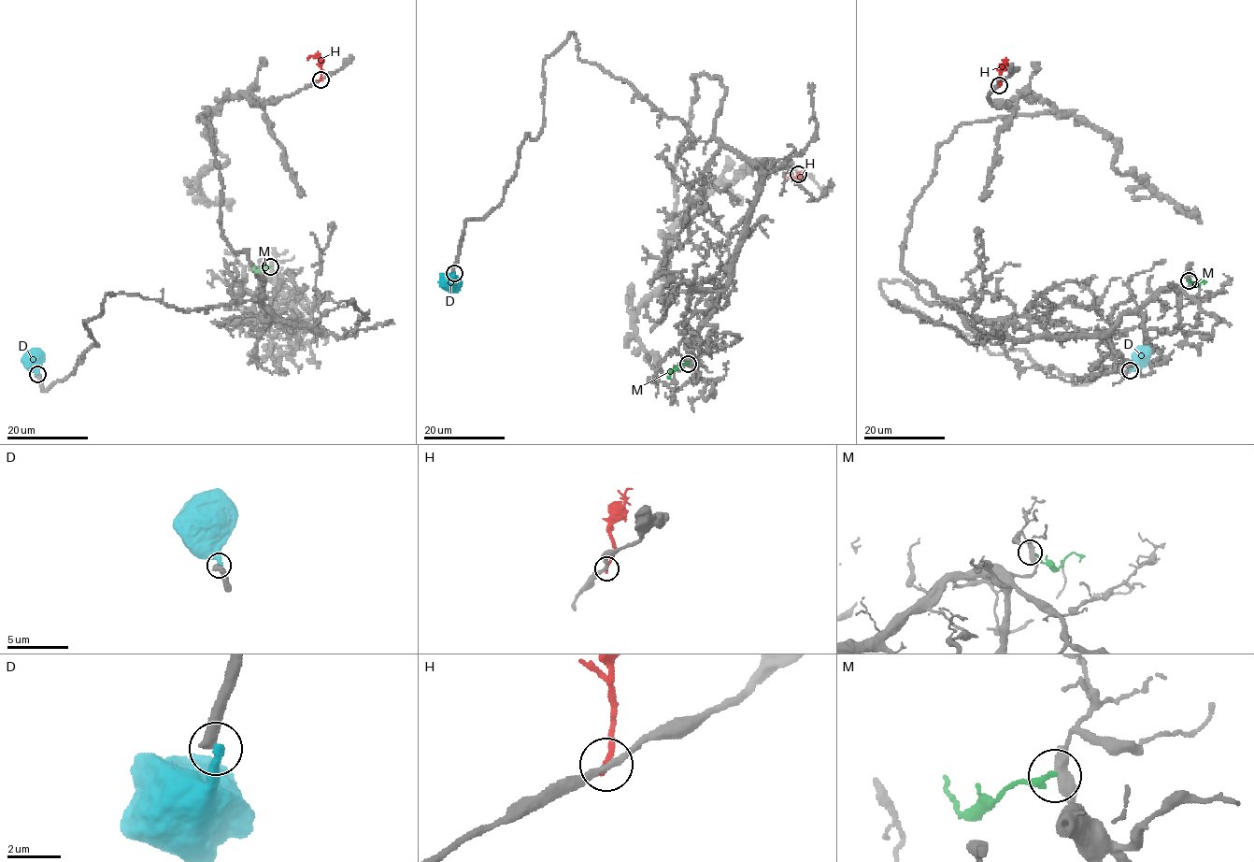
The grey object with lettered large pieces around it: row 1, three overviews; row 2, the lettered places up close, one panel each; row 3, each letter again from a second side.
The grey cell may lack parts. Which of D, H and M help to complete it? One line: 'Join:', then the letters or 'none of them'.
Join: none of them

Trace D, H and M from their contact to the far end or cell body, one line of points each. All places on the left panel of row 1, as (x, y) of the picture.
D: (37, 373), (38, 354), (32, 349)
H: (320, 79), (320, 59), (317, 56), (306, 59)
M: (270, 265), (257, 271), (253, 267)

